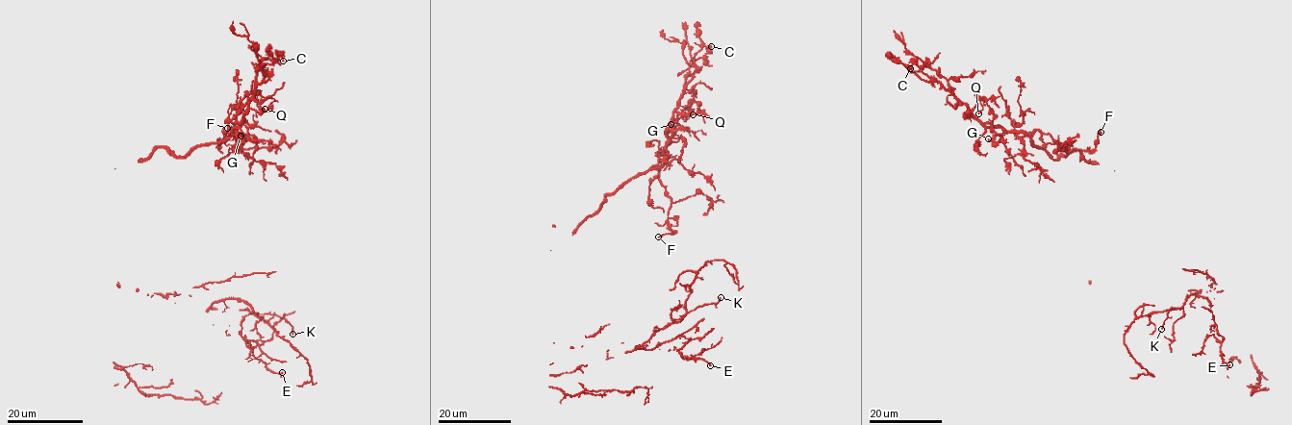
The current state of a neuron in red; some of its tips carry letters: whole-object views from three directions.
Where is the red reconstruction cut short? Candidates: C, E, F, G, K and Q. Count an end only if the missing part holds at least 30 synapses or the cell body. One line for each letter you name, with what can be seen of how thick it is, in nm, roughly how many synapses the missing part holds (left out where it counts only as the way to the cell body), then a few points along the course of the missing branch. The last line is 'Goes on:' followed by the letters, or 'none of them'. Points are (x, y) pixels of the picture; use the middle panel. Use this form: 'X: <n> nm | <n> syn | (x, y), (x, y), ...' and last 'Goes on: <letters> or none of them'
Goes on: none of them

